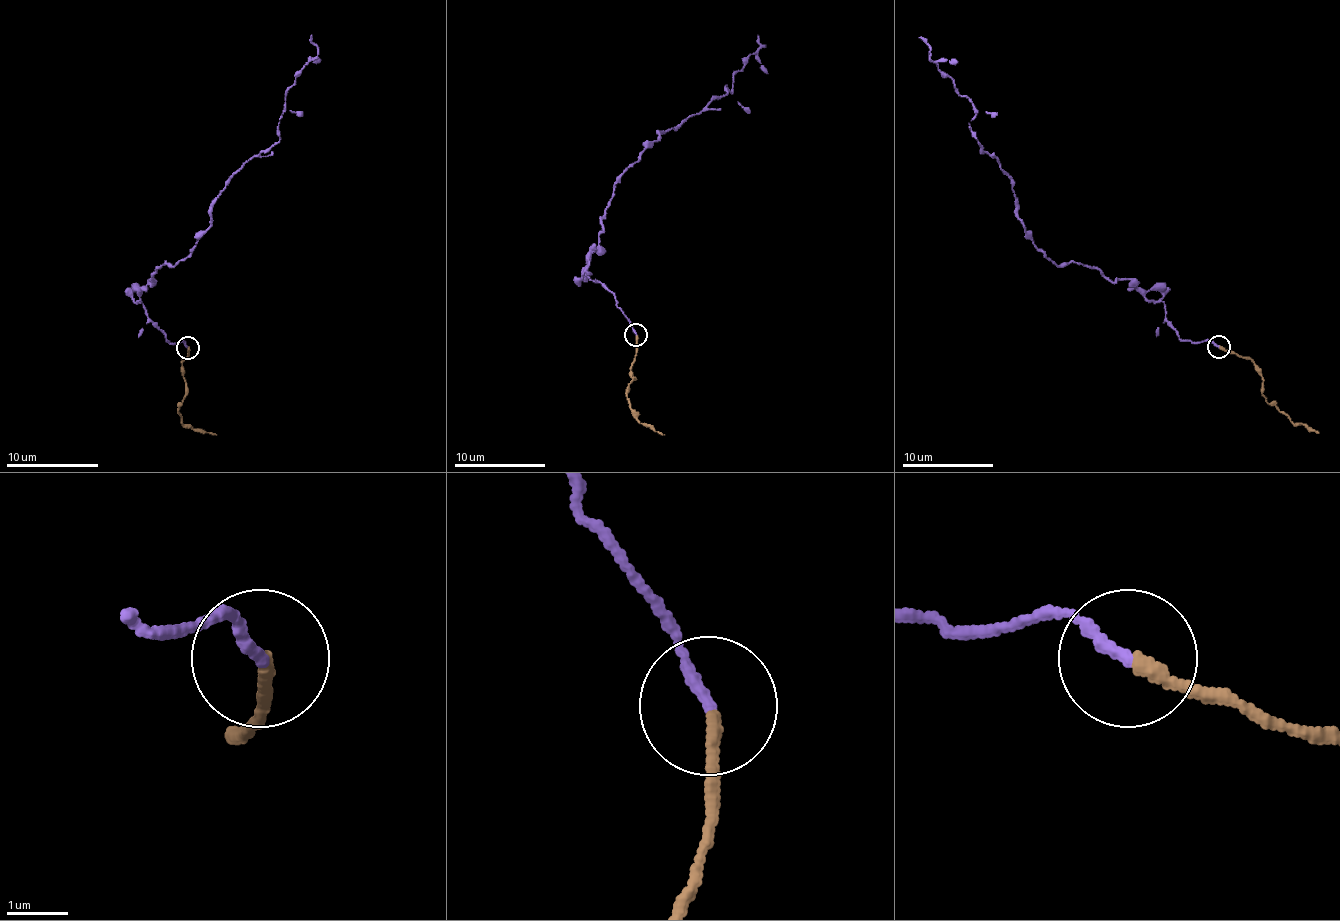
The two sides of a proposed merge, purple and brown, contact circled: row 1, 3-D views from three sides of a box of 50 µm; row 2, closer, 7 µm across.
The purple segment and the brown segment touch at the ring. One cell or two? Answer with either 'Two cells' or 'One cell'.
One cell

